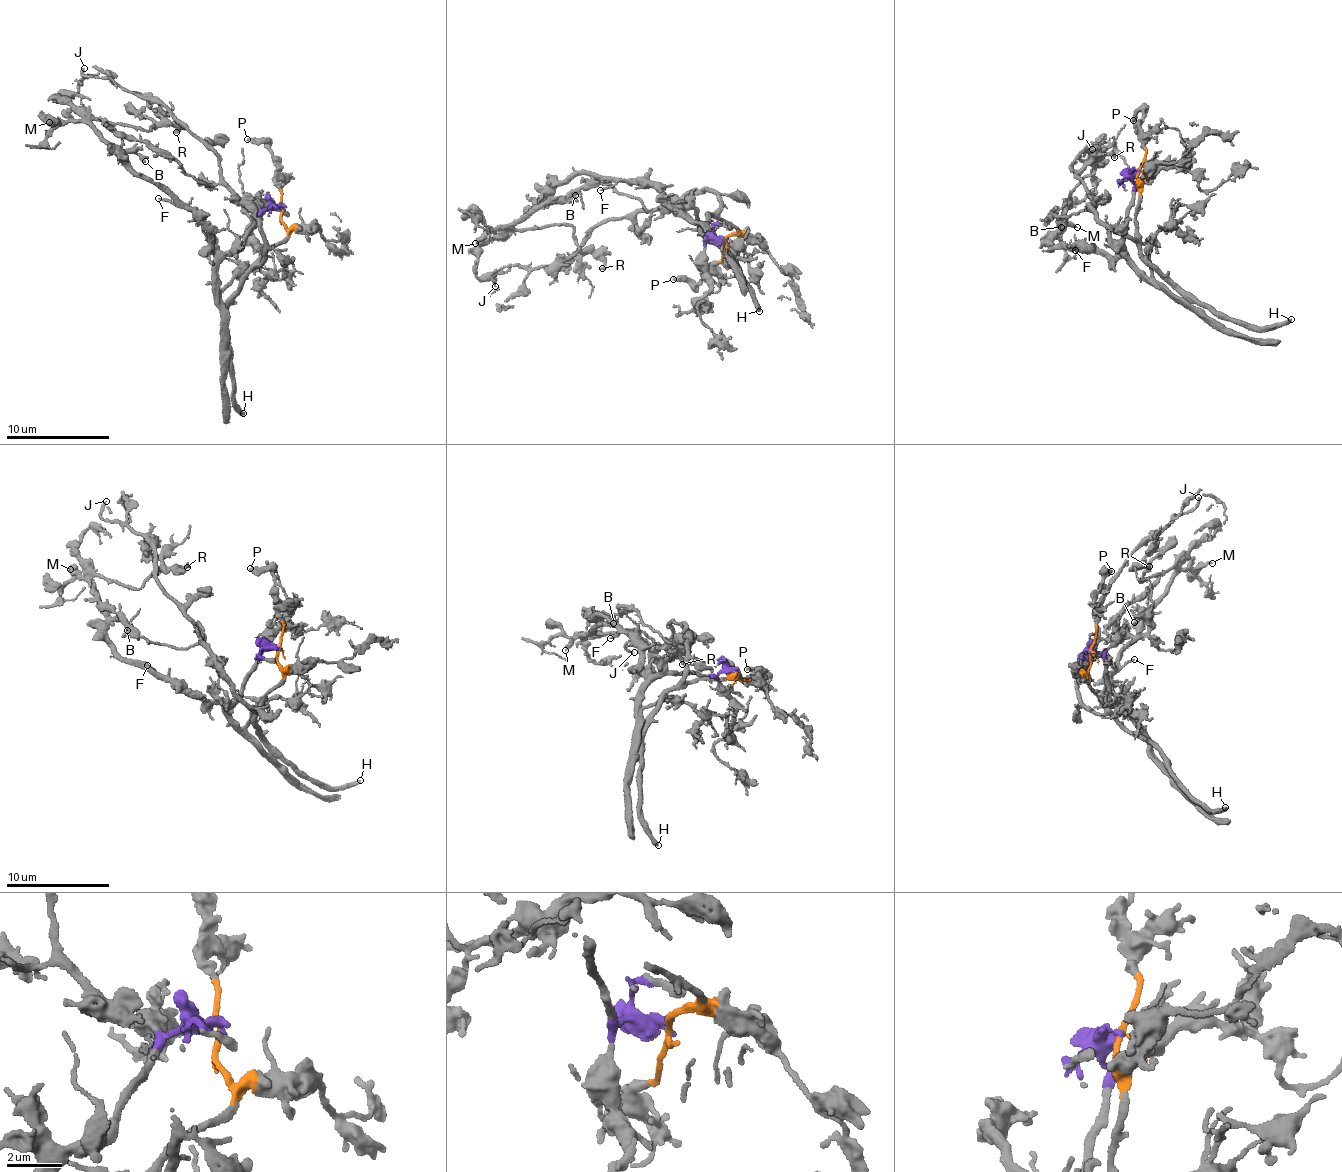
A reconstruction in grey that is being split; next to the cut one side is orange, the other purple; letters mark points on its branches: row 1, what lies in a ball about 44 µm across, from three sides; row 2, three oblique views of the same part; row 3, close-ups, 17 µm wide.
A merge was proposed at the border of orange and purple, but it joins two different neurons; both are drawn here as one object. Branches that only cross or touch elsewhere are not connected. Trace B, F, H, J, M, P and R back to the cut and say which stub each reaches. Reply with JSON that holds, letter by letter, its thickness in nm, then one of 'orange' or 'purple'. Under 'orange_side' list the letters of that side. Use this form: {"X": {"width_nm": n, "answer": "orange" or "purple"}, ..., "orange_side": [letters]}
{"B": {"width_nm": 240, "answer": "purple"}, "F": {"width_nm": 150, "answer": "purple"}, "H": {"width_nm": 280, "answer": "orange"}, "J": {"width_nm": 170, "answer": "orange"}, "M": {"width_nm": 200, "answer": "purple"}, "P": {"width_nm": 320, "answer": "orange"}, "R": {"width_nm": 240, "answer": "purple"}, "orange_side": ["H", "J", "P"]}

